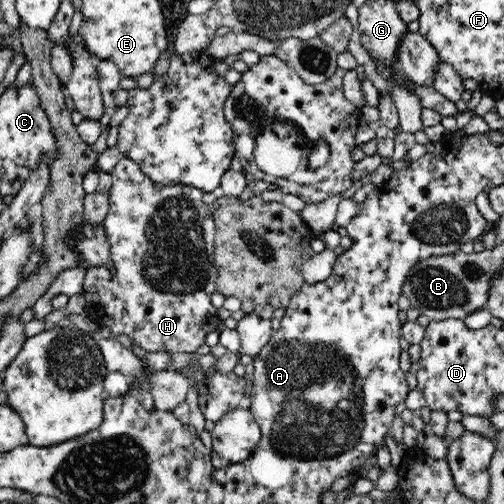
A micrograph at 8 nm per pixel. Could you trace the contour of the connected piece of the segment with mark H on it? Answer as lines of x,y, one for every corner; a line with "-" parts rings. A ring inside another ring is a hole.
129,159
120,160
111,172
112,186
107,192
109,194
109,211
104,218
102,225
108,237
108,247
110,247
109,263
102,267
89,268
86,271
83,291
81,295
84,297
86,306
85,312
88,316
92,316
92,320
98,325
106,325
111,328
113,338
117,338
120,334
126,334
132,340
138,343
140,348
146,349
148,352
196,352
196,349
205,343
205,336
214,330
219,324
218,309
216,309
210,301
210,296
216,290
217,270
215,267
214,249
215,249
215,222
213,221
212,210
210,206
202,201
203,192
194,187
184,184
160,185
154,183
148,175
142,172
138,163

